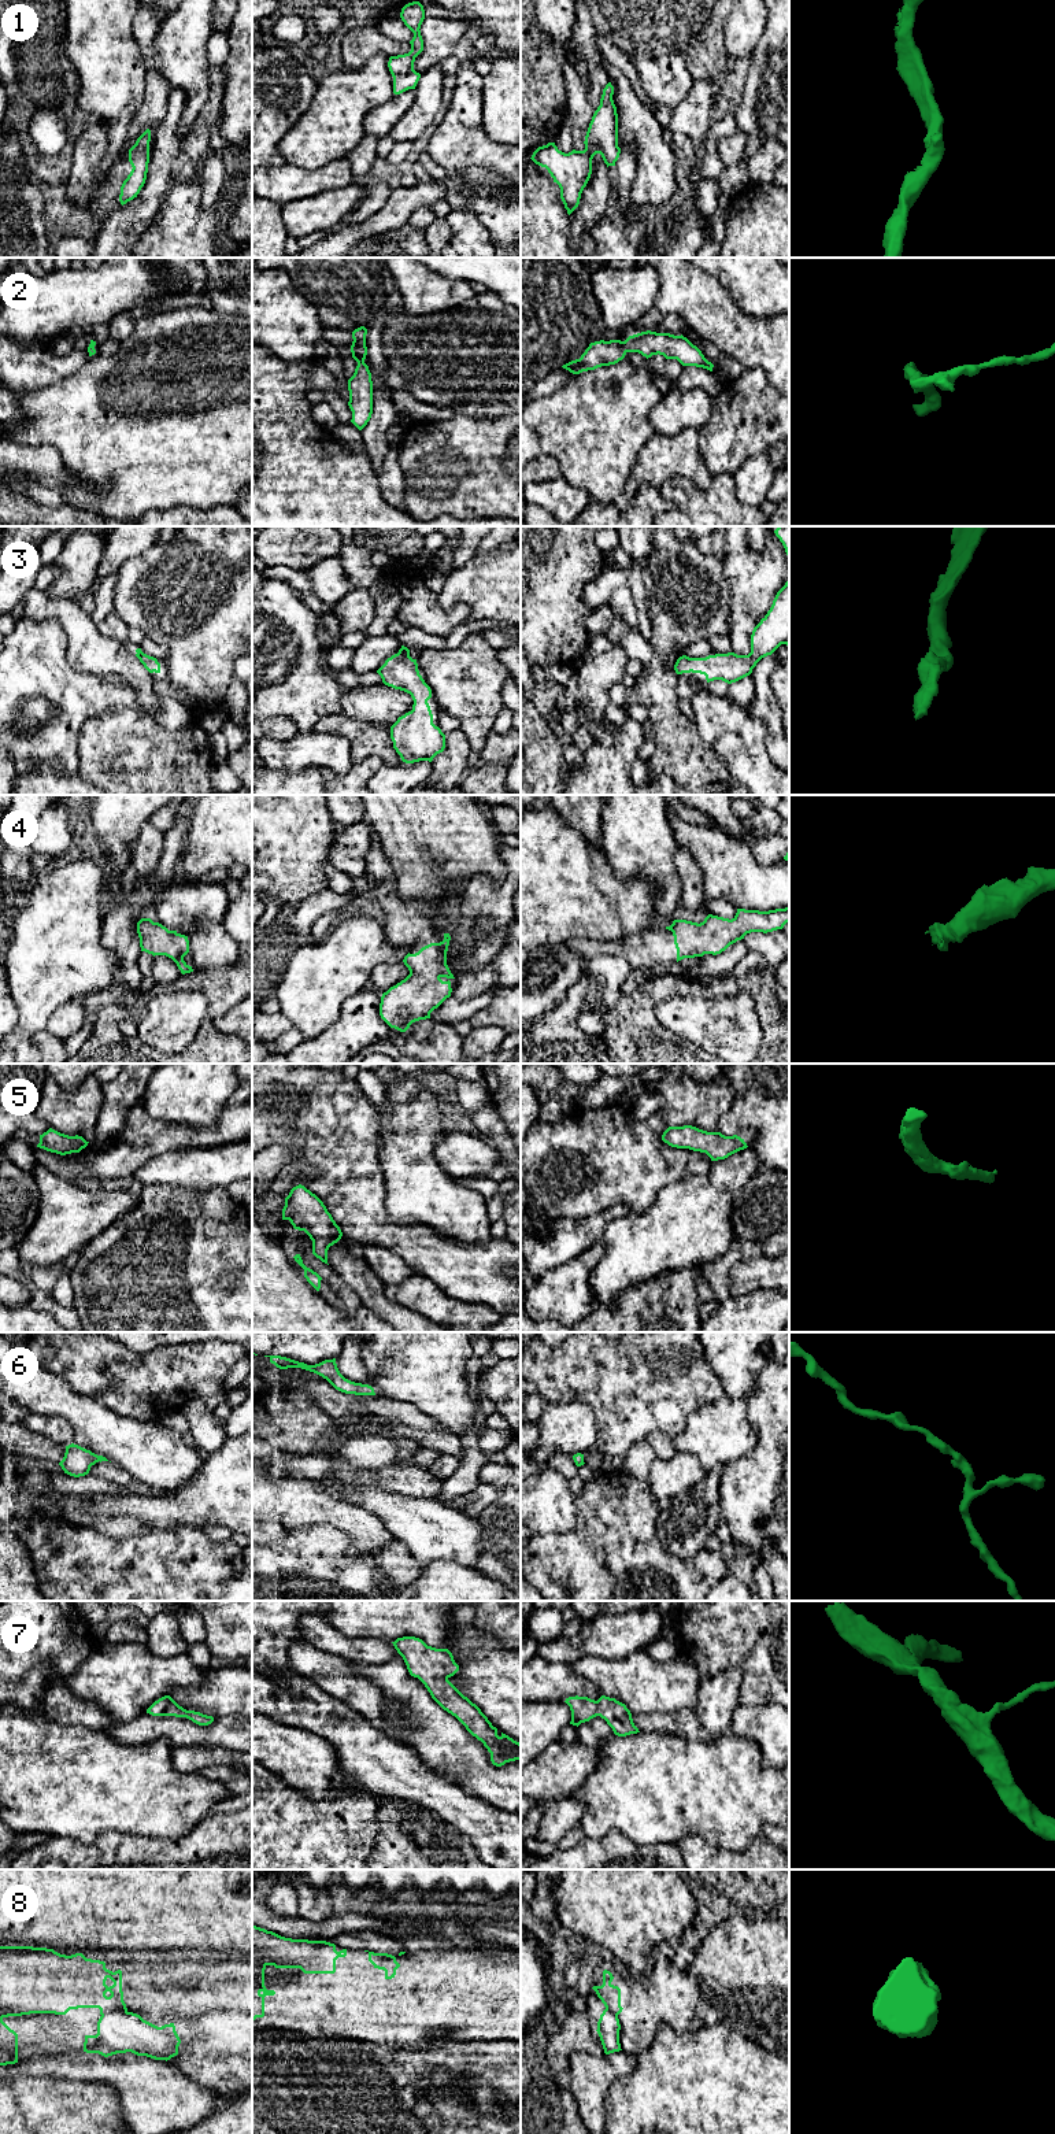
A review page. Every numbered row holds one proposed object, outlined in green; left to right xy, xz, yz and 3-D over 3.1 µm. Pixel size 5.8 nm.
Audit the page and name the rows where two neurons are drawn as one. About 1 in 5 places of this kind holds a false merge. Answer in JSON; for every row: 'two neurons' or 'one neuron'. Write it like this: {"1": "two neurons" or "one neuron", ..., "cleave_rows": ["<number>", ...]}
{"1": "one neuron", "2": "one neuron", "3": "one neuron", "4": "one neuron", "5": "one neuron", "6": "one neuron", "7": "one neuron", "8": "two neurons", "cleave_rows": ["8"]}

